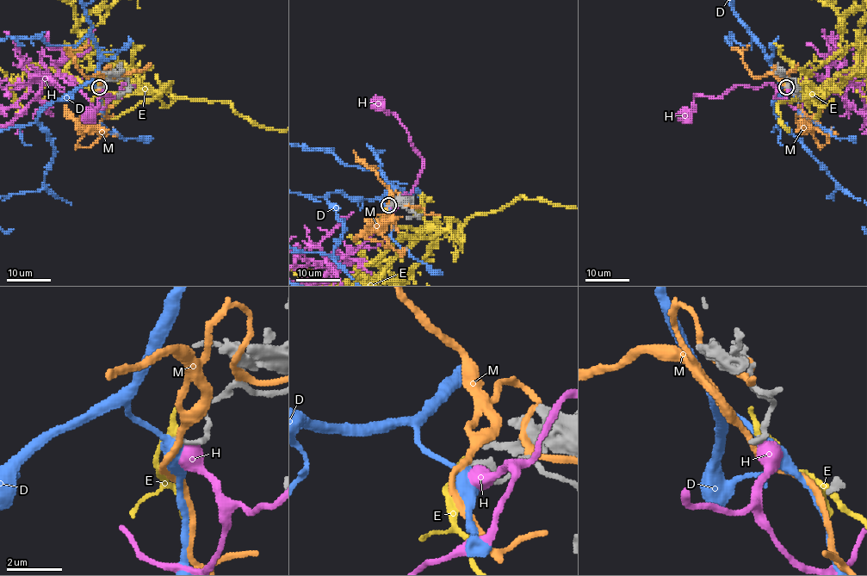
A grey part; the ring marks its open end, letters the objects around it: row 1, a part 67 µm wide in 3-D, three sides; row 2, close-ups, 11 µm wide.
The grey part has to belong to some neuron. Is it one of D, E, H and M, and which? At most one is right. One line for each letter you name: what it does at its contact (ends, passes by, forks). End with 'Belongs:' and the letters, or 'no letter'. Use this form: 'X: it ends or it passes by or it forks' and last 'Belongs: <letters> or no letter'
Belongs: no letter

